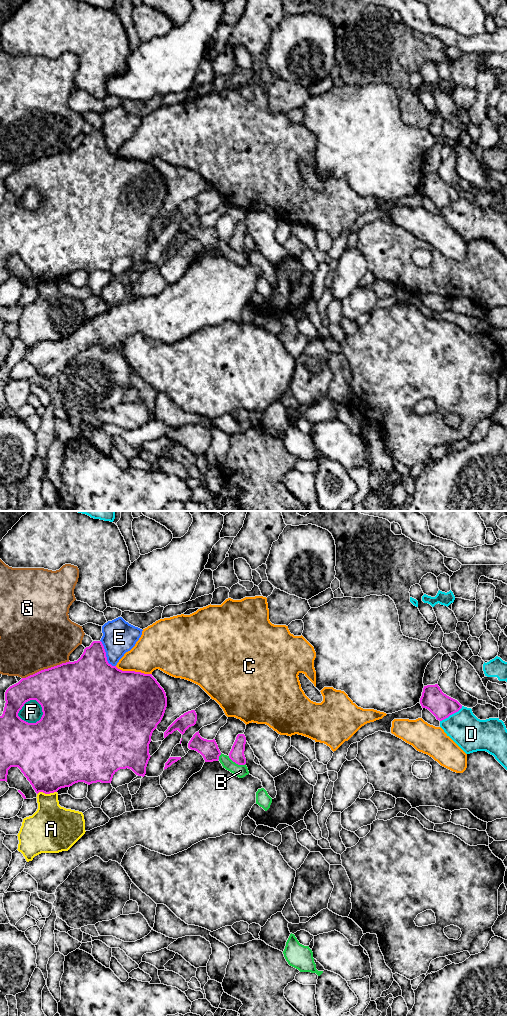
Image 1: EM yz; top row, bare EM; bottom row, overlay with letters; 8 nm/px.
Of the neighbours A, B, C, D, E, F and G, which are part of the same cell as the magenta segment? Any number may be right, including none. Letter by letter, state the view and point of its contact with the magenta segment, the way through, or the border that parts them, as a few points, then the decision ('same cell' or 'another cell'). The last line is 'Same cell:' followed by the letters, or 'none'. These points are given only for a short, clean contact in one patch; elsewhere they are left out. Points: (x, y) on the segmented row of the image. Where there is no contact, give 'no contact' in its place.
A: yz (46, 793) | another cell
B: yz (237, 763) | along yz (228, 756), (238, 764), (245, 764) | another cell
C: yz (133, 671) | another cell
D: yz (451, 714) | another cell
E: yz (105, 655) | another cell
F: yz (27, 701) | another cell
G: yz (45, 669) | another cell
Same cell: none

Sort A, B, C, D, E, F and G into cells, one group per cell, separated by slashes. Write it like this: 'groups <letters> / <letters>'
groups A / B F / C / D / E / G

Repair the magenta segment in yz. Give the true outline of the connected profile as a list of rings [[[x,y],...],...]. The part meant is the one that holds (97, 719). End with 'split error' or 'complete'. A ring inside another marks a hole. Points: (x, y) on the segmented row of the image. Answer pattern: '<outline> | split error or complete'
[[[93,641],[89,647],[84,649],[83,654],[77,661],[62,663],[22,678],[18,683],[6,690],[5,701],[4,711],[0,716],[0,781],[7,782],[8,770],[11,767],[18,767],[37,794],[39,792],[45,794],[54,793],[61,788],[70,787],[78,782],[84,782],[88,785],[97,782],[111,783],[113,775],[118,770],[126,768],[131,769],[136,775],[144,777],[148,761],[151,757],[149,754],[151,736],[157,725],[161,722],[167,707],[166,693],[152,674],[122,671],[116,666],[112,666],[107,661],[106,652],[101,641]],[[30,700],[36,700],[42,707],[43,715],[36,723],[28,723],[18,716],[24,704]]] | complete

